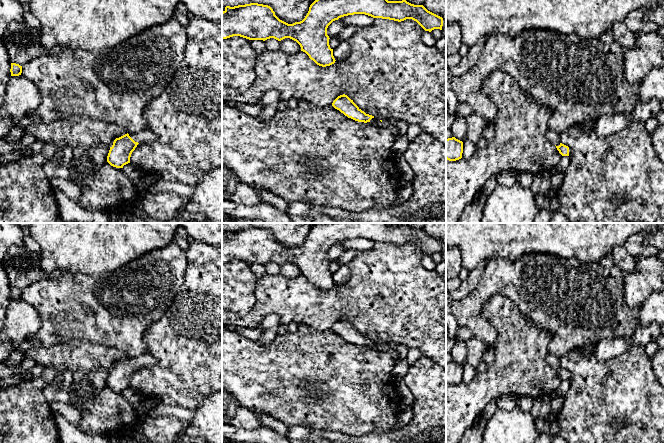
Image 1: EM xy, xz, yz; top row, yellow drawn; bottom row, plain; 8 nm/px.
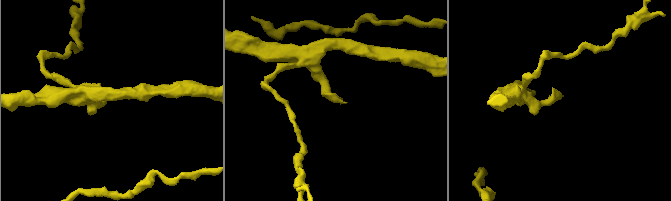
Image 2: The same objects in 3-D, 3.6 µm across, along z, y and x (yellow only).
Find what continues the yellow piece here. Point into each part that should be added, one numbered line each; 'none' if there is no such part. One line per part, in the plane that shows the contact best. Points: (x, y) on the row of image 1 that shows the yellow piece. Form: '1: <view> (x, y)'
1: xy (147, 135)

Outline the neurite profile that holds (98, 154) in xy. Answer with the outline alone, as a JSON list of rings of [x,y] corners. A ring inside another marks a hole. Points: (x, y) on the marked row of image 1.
[[[96,145],[91,147],[89,150],[89,158],[92,165],[84,174],[89,174],[94,168],[103,165],[107,161],[109,150],[110,148],[105,145]]]

